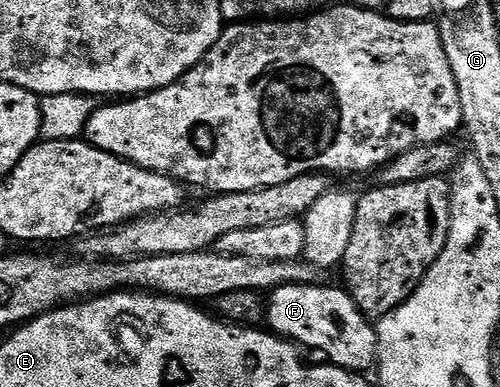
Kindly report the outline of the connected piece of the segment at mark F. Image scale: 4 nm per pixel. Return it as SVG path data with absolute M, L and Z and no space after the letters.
M316 284L283 285L271 290L266 297L267 328L275 336L283 338L289 343L295 343L297 346L305 345L306 348L321 353L324 356L321 358L327 359L340 369L349 371L371 370L376 354L376 330L373 322L364 316L364 312L357 307L352 297L343 288L327 289L324 285Z

